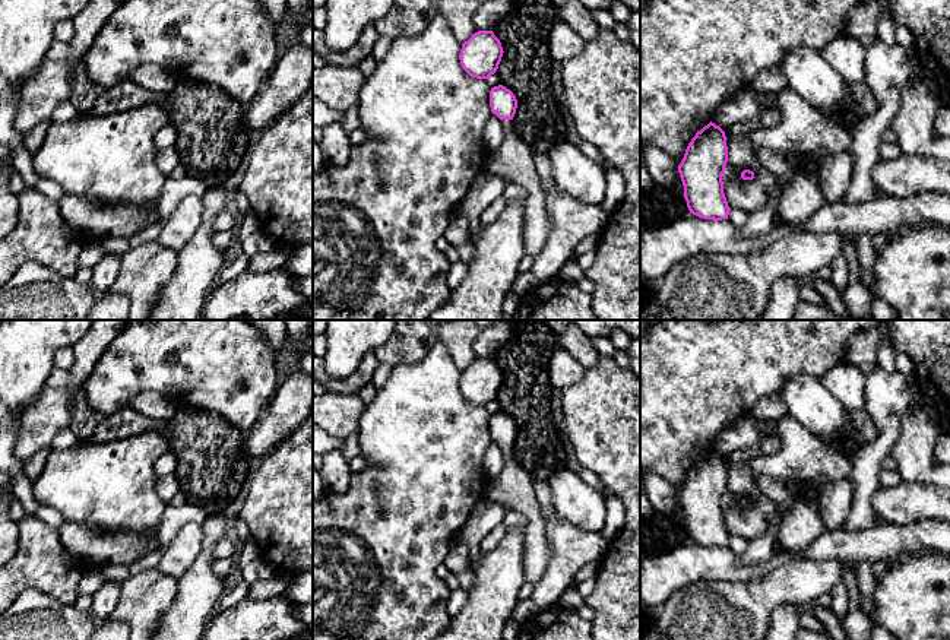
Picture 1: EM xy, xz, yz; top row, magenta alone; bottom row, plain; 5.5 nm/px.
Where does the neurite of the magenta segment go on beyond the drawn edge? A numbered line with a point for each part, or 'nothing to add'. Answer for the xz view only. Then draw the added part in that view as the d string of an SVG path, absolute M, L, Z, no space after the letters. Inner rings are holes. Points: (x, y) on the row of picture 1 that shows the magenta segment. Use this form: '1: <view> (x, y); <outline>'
1: xz (513, 161); M501 120L504 140L498 149L488 152L487 168L528 191L525 206L523 254L535 259L547 243L551 218L547 212L545 190L533 162L533 149L513 129L513 120Z

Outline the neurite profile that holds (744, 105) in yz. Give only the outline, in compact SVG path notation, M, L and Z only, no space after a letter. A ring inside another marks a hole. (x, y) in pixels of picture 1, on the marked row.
M748 86L722 102L715 110L712 123L726 132L737 123L756 118L760 110L759 92L753 86Z

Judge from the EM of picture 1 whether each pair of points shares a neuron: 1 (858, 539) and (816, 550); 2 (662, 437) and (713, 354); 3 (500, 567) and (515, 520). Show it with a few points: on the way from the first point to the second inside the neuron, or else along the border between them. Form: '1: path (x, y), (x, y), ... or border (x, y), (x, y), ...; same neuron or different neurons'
1: path (848, 544), (830, 544), (826, 547); same neuron
2: path (662, 417), (662, 405), (693, 374); same neuron
3: border (525, 526), (507, 529); different neurons

